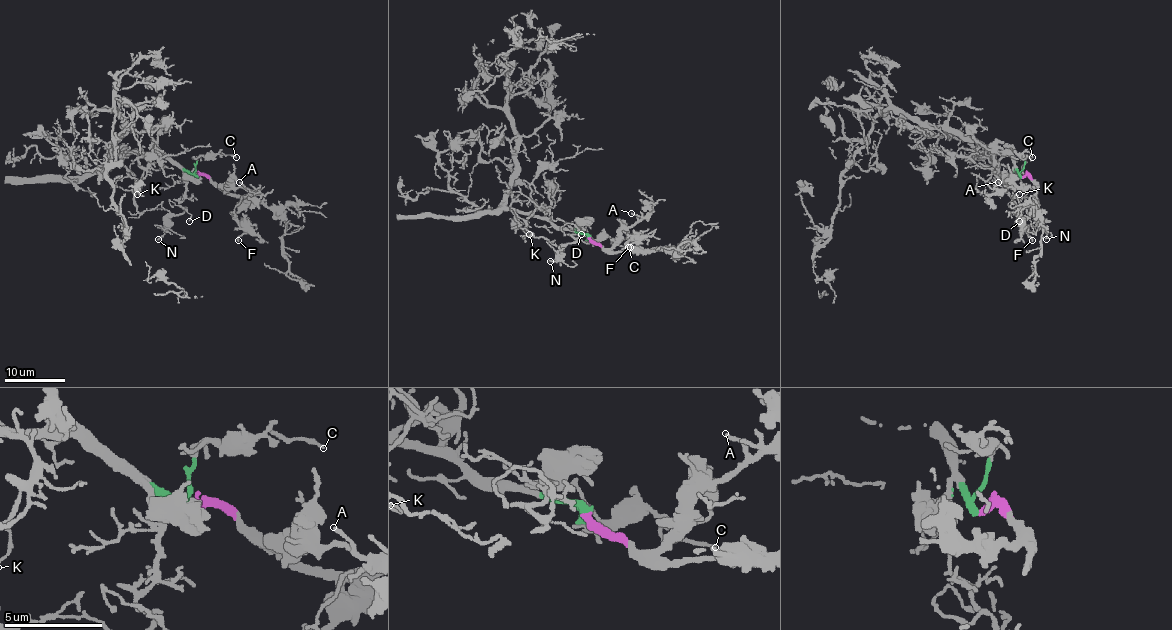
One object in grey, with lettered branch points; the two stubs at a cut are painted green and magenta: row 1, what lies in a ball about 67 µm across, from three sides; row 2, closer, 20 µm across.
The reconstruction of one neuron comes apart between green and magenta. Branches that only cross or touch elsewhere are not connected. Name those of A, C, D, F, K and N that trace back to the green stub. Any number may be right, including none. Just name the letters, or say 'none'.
C, D, K, N

